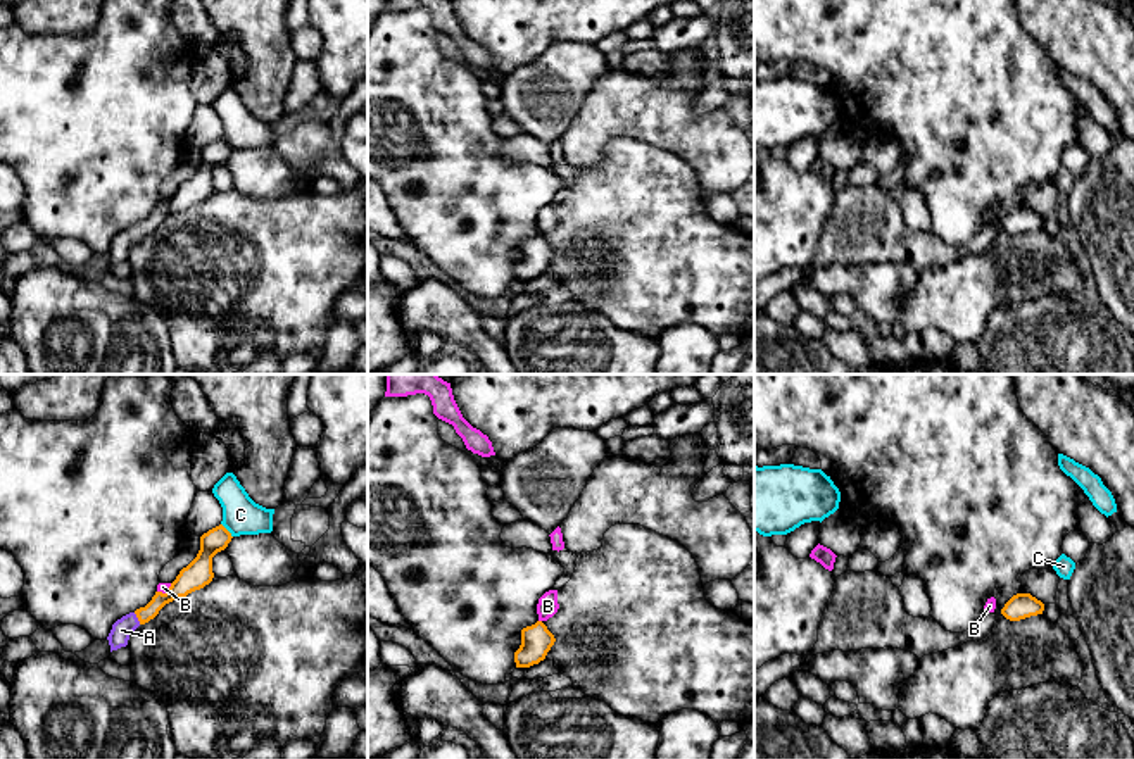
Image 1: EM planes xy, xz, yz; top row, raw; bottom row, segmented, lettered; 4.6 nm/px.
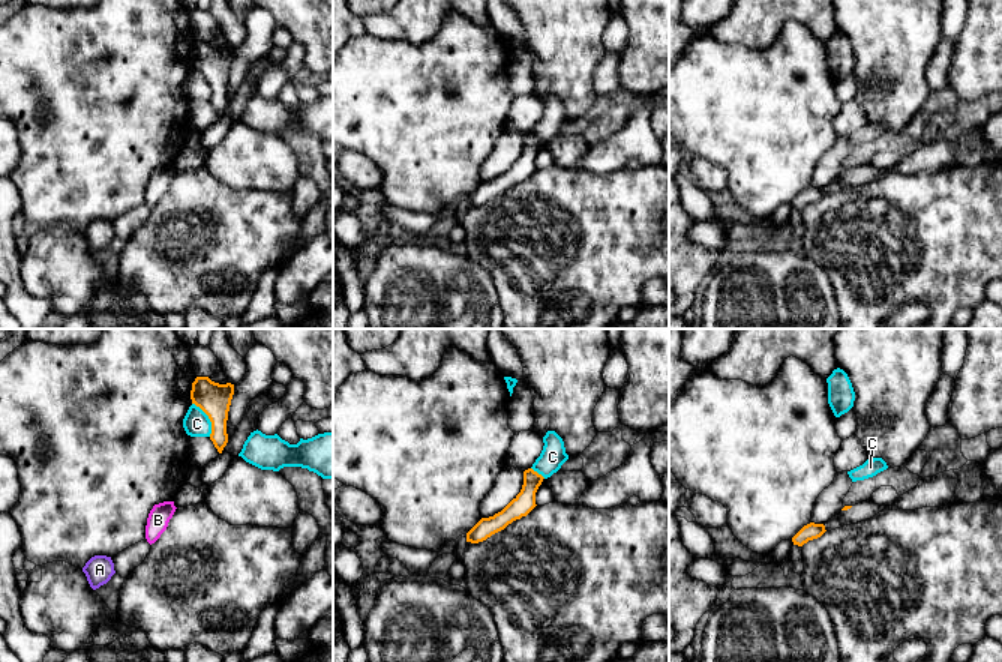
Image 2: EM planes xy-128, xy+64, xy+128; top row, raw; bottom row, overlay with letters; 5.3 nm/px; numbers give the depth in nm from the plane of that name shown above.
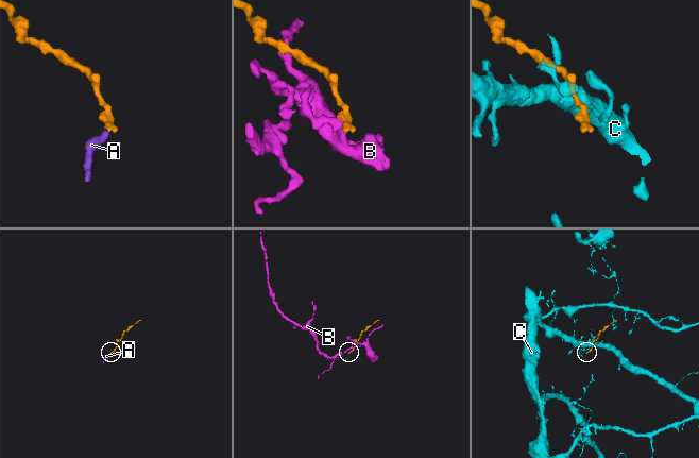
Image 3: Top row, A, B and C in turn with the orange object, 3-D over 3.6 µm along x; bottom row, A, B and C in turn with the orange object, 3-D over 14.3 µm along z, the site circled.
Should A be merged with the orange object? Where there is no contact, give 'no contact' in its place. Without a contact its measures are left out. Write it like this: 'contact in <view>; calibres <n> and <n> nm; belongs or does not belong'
contact in xy; calibres 90 and 90 nm; belongs

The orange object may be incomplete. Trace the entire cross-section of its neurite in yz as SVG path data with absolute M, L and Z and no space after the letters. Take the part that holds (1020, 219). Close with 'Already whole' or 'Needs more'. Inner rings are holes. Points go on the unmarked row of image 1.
M1017 207L1005 217L1001 228L1010 235L1020 235L1030 229L1043 228L1043 224L1044 217L1030 207Z. Already whole

